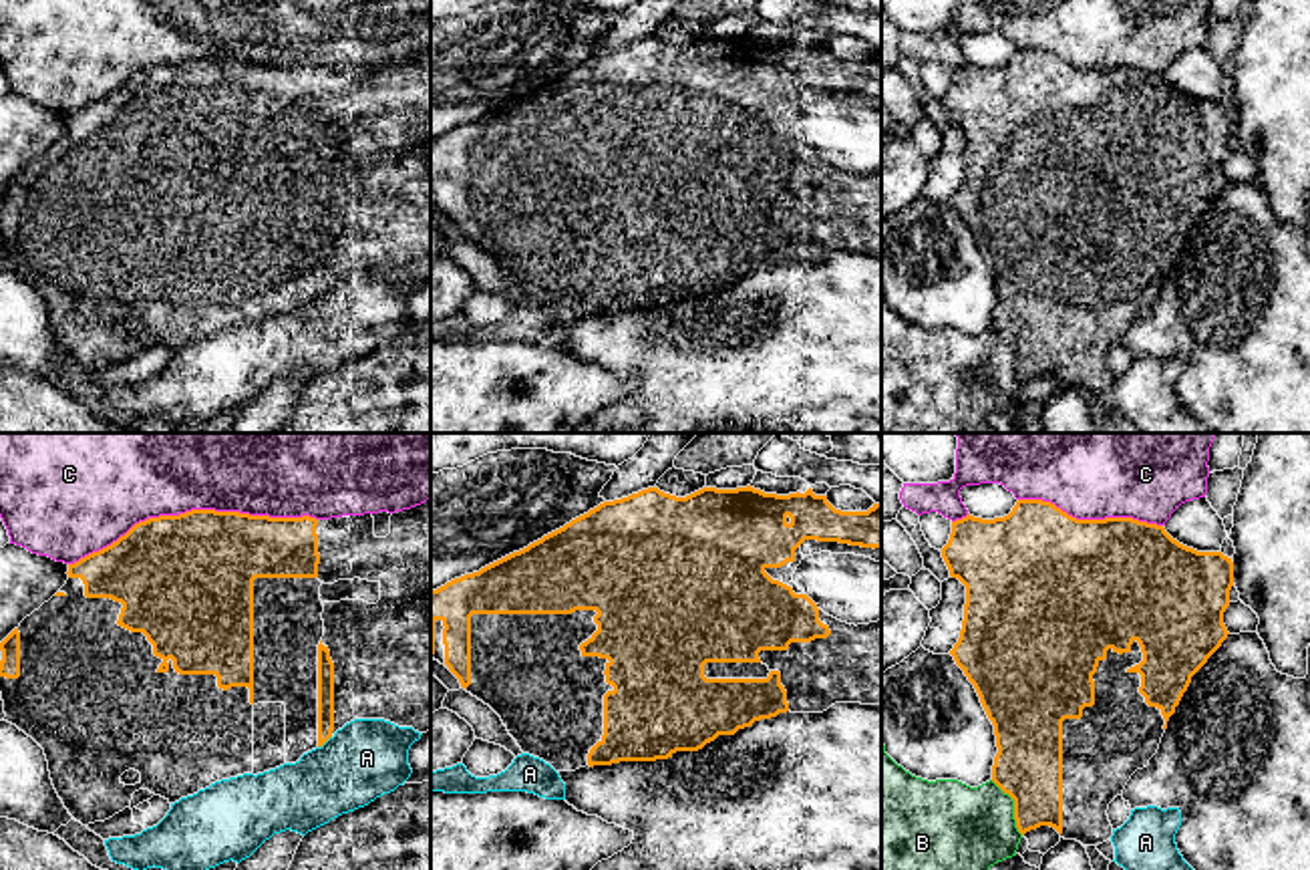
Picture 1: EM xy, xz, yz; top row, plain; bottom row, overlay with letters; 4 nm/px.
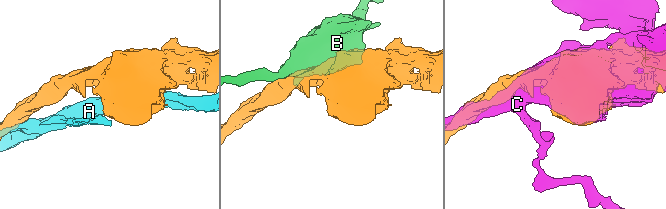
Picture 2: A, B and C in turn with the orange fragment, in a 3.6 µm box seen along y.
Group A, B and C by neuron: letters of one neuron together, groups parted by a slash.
A / B / C

